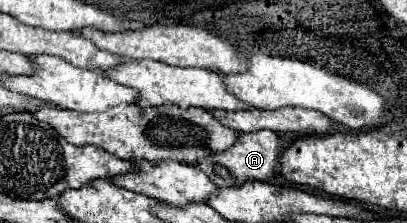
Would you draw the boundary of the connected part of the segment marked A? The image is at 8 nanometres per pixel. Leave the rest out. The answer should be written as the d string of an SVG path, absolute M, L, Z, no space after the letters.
M262 129L258 133L242 133L238 145L232 145L230 151L218 153L218 157L206 157L198 167L216 181L218 187L240 187L246 181L270 181L276 175L278 161L282 153L282 141L274 131Z

